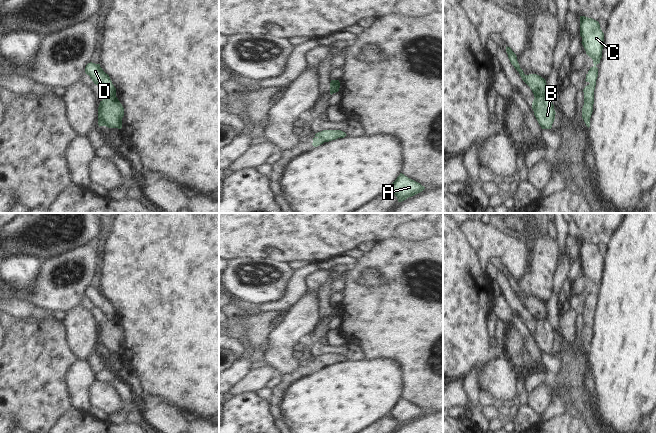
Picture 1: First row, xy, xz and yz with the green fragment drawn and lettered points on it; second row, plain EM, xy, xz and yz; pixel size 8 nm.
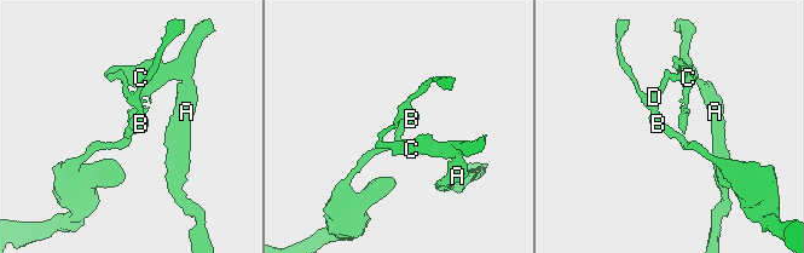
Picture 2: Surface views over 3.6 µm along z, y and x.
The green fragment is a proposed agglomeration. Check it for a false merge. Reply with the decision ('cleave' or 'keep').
cleave

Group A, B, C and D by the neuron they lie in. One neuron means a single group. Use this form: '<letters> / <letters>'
A C D / B

